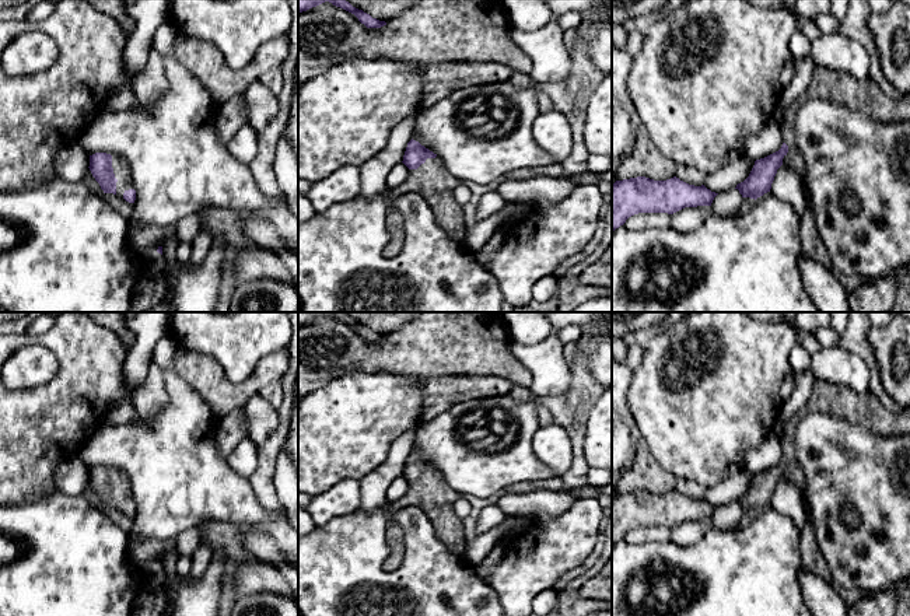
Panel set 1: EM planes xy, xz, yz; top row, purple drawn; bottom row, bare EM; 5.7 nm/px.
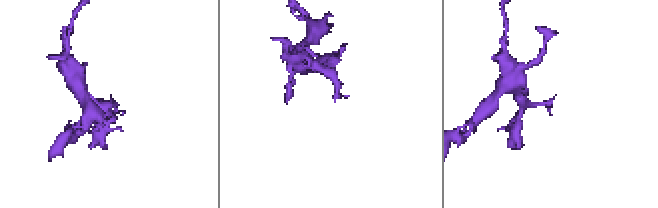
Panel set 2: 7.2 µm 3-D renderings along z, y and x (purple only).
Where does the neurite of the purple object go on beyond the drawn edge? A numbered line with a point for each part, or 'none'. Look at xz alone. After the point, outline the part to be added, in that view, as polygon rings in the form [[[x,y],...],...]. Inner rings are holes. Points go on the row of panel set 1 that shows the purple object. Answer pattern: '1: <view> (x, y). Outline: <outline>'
1: xz (431, 181). Outline: [[[427,158],[400,185],[403,193],[416,192],[431,206],[435,223],[461,246],[466,245],[463,207],[455,200],[454,190],[459,181],[445,168],[441,158]]]

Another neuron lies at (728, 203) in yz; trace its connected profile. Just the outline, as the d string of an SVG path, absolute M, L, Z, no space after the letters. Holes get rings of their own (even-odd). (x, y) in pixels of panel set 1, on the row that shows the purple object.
M738 189L718 193L711 203L713 214L722 217L735 217L739 214L742 200L743 197Z

